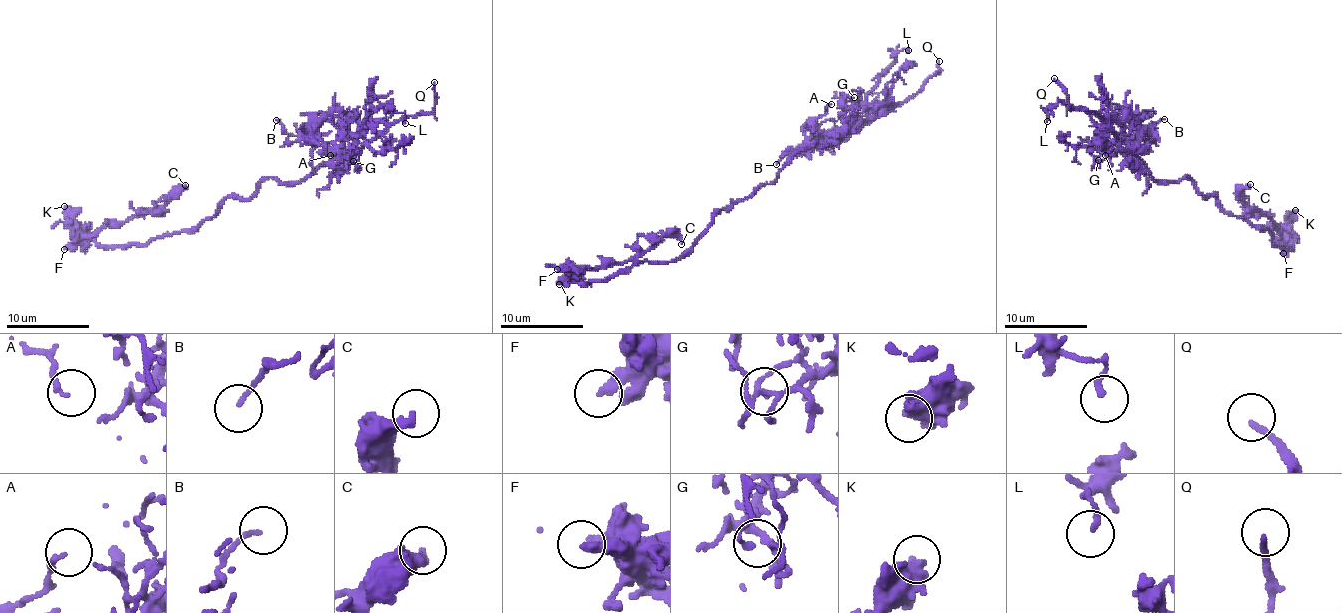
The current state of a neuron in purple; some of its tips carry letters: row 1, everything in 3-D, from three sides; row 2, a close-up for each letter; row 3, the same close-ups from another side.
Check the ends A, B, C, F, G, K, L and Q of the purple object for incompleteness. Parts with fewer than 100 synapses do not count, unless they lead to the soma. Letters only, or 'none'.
Q

